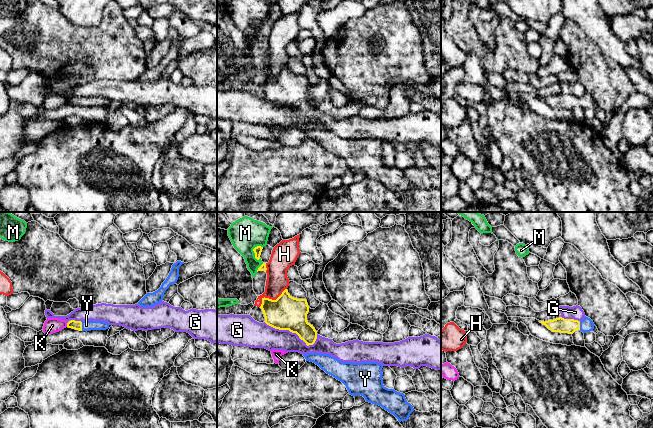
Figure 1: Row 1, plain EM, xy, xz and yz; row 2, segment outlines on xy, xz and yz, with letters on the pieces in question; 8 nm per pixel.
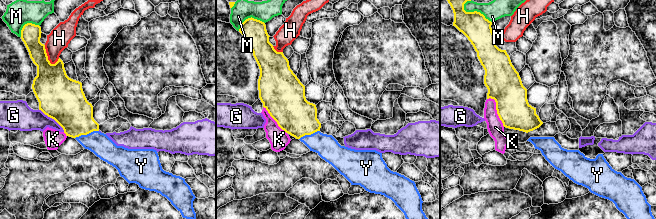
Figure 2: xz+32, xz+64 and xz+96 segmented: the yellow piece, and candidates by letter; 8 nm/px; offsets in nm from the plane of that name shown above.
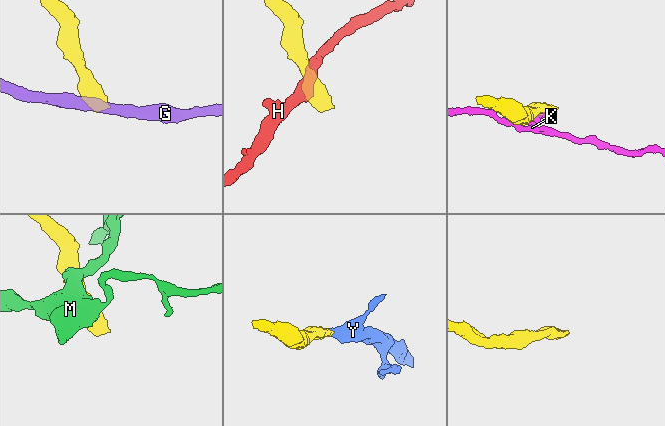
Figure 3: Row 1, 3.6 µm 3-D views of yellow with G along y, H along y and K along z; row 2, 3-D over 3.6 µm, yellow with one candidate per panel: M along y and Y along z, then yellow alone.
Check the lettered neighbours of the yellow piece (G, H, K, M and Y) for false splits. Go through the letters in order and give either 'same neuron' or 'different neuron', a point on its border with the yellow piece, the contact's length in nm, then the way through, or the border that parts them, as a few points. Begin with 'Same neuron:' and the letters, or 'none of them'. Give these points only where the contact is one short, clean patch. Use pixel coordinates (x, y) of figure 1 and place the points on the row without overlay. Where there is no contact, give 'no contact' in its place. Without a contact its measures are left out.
Same neuron: Y
G: different neuron | xz (291, 107) | 460 nm
H: different neuron | xz (270, 75) | 260 nm
K: different neuron | xy (67, 100) | 40 nm
M: different neuron | xz (253, 26) | 130 nm
Y: same neuron | xy (81, 102) | 80 nm | across xy (77, 101), (81, 102), (86, 101)

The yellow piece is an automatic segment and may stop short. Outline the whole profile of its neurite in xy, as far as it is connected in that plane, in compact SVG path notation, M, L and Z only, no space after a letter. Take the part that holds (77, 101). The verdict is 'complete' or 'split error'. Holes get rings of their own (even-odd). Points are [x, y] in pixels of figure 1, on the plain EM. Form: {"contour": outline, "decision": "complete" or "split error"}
{"contour": "M71 96L67 99L68 104L72 104L79 107L91 107L91 106L106 106L109 104L109 100L103 97L75 97Z", "decision": "split error"}

